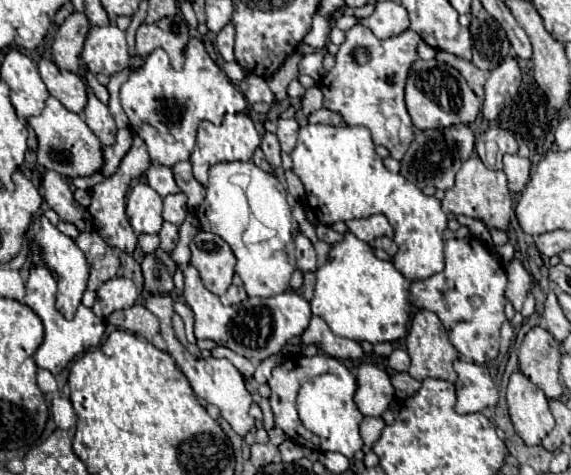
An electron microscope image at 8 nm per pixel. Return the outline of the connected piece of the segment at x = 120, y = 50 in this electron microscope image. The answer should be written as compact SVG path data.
M113 24L93 26L89 30L81 58L91 72L105 76L113 76L125 68L137 70L145 64L141 56L129 54L125 32Z

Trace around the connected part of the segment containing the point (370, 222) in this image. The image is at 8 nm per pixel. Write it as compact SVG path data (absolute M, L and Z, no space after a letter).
M375 214L369 218L361 218L361 220L349 220L347 228L349 228L349 232L353 232L359 240L363 240L367 244L373 244L373 240L379 236L393 238L393 228L383 214Z

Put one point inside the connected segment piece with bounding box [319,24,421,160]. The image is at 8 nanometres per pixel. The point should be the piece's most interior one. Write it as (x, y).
(371, 95)

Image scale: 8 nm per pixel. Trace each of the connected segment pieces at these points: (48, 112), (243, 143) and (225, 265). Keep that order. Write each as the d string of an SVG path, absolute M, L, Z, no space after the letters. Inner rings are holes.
M47 98L45 110L39 116L31 116L27 122L37 134L37 140L39 140L37 162L43 168L55 170L69 178L93 176L95 172L103 170L105 158L103 158L101 142L97 140L97 136L93 136L93 132L89 132L89 126L85 124L85 120L79 114L69 112L57 98Z
M225 114L223 122L219 126L211 124L211 122L201 122L199 130L197 130L197 150L191 156L191 164L193 164L193 176L205 184L207 182L207 172L209 166L219 164L219 162L247 162L253 158L255 148L259 148L261 136L257 134L251 118L247 114Z
M199 230L189 244L191 266L201 274L201 280L207 290L221 296L229 286L235 274L235 256L225 240L213 232Z

